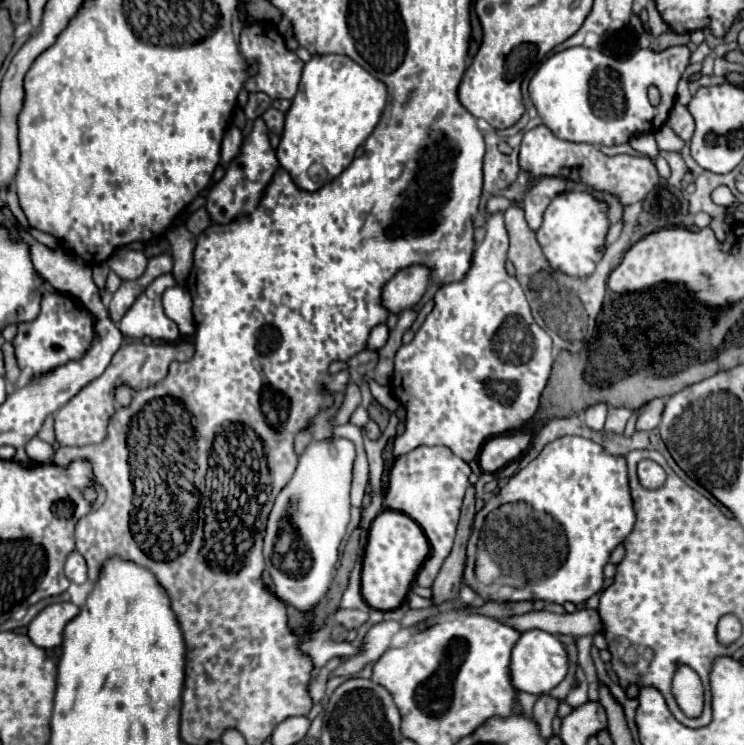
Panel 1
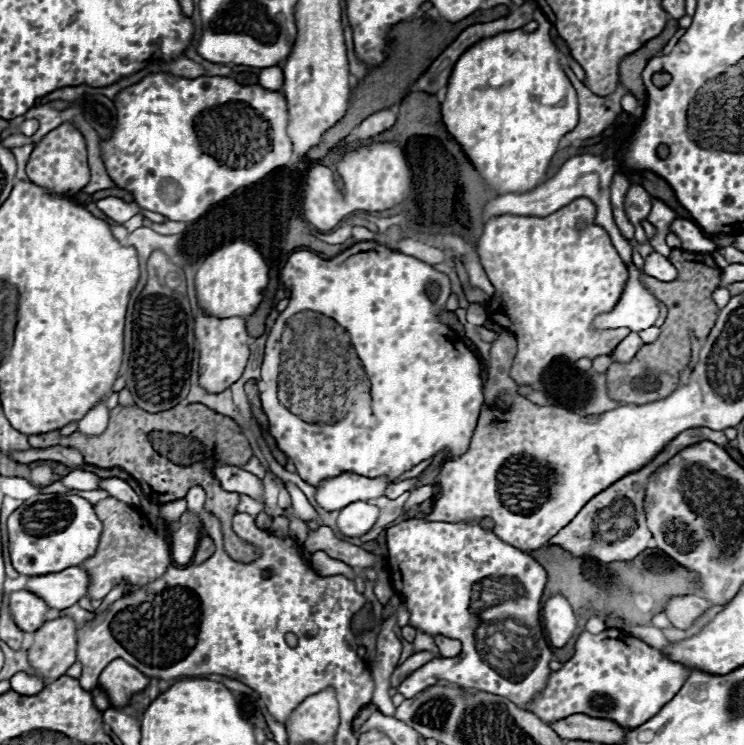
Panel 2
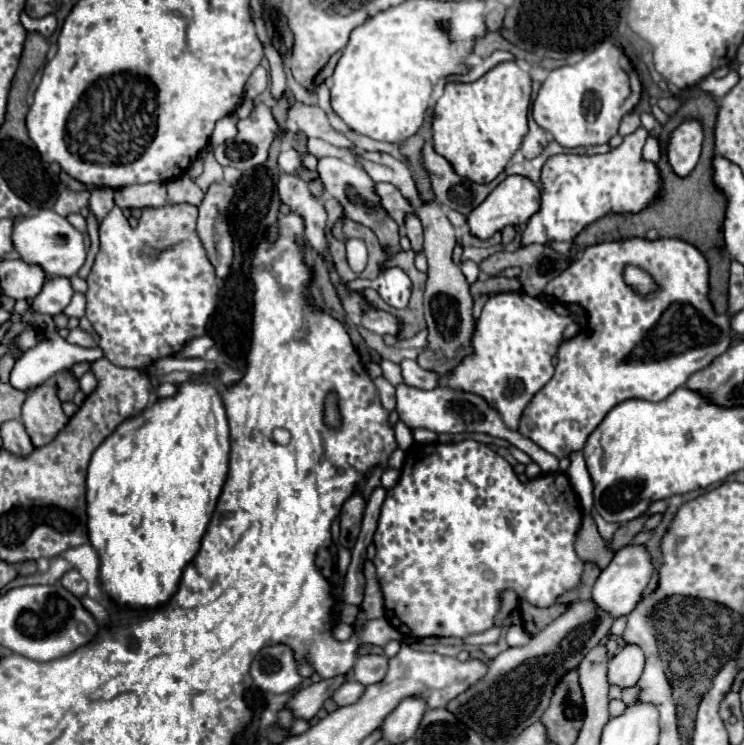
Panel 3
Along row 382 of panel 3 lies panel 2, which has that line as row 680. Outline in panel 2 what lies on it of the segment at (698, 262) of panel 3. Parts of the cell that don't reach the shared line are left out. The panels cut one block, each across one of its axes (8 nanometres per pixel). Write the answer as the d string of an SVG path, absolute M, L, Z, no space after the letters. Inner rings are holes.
M608 628L600 634L584 630L576 640L574 656L548 676L546 686L524 708L546 724L554 724L576 712L588 712L588 716L608 716L616 724L624 724L624 728L636 728L636 724L644 724L648 716L660 712L676 696L686 678L688 668L670 662L656 648L622 630Z

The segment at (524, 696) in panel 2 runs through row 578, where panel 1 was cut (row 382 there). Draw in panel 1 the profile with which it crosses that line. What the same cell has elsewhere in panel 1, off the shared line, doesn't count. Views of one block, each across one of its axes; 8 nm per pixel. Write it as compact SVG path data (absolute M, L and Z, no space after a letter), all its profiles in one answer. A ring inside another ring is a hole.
M492 214L492 218L486 224L486 238L482 240L480 246L474 248L472 264L470 264L470 270L466 272L464 280L450 282L450 284L442 286L436 292L436 296L434 296L434 310L426 316L426 320L420 326L420 330L416 332L414 340L410 344L402 344L400 346L400 350L396 354L396 368L394 368L394 376L392 376L392 384L390 386L392 386L392 392L394 392L396 400L400 404L404 404L404 408L406 408L406 432L394 440L394 456L396 458L406 454L406 452L410 452L410 450L414 450L414 448L418 448L418 446L422 446L422 444L428 444L428 446L442 444L442 446L448 446L462 460L466 460L466 462L474 460L480 454L480 448L482 448L482 444L488 438L522 428L534 416L534 412L538 410L538 400L540 400L540 394L542 394L542 390L546 386L546 380L548 380L548 374L550 374L550 368L552 368L552 362L554 362L554 358L552 358L552 338L534 322L522 286L514 278L510 278L506 274L506 270L504 270L506 252L508 252L508 234L506 234L506 228L504 228L504 222L502 222L502 214ZM496 382L508 382L510 388L502 390L500 396L494 396L488 390L488 384L496 384Z

